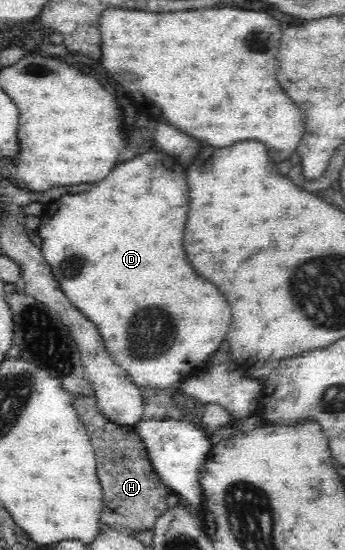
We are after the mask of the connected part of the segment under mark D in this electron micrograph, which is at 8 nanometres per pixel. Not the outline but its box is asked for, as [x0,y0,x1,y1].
[38,151,230,389]

